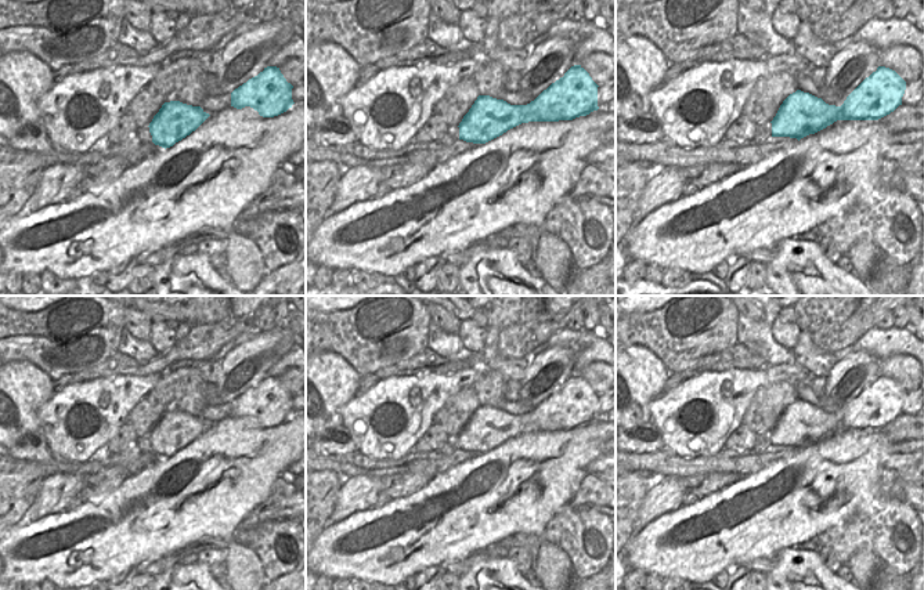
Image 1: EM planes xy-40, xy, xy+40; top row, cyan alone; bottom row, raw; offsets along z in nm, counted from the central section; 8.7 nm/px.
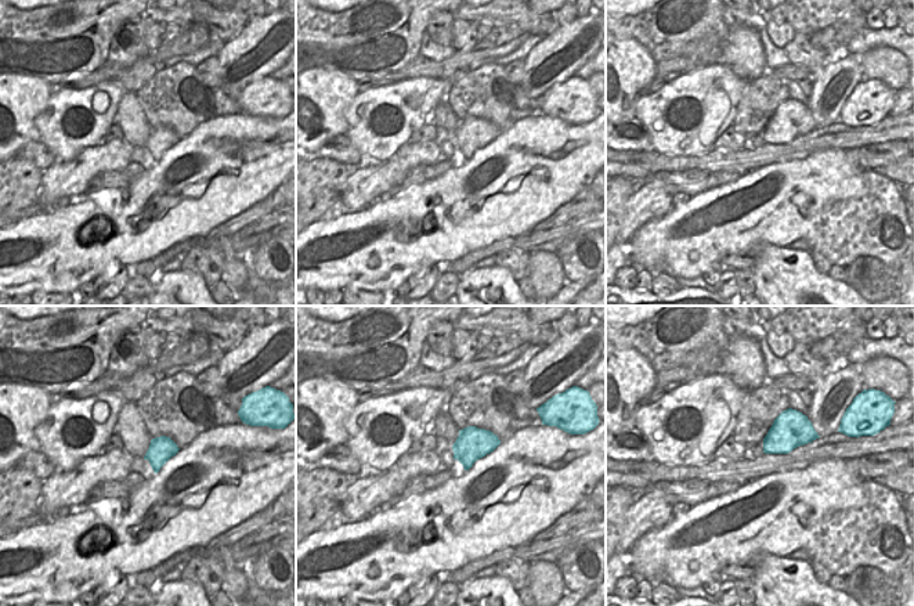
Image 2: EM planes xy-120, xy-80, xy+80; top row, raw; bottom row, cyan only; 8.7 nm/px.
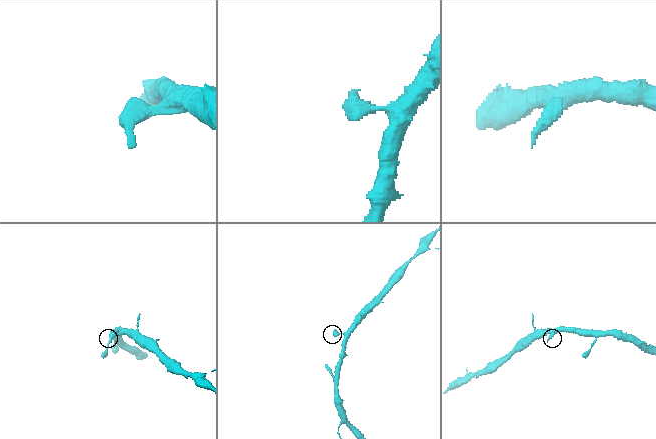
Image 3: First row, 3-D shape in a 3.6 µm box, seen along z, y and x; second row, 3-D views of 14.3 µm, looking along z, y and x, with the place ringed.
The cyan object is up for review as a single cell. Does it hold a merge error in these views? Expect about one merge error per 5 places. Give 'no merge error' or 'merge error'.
no merge error

